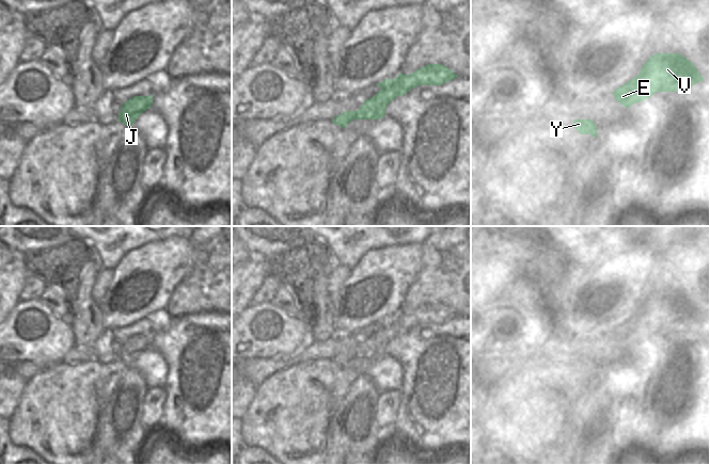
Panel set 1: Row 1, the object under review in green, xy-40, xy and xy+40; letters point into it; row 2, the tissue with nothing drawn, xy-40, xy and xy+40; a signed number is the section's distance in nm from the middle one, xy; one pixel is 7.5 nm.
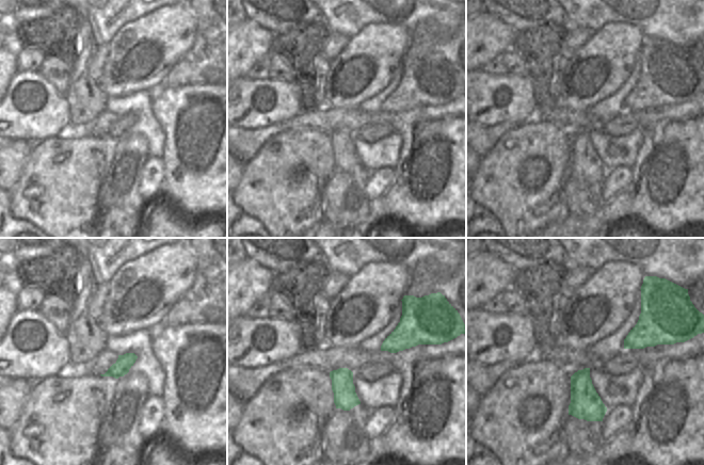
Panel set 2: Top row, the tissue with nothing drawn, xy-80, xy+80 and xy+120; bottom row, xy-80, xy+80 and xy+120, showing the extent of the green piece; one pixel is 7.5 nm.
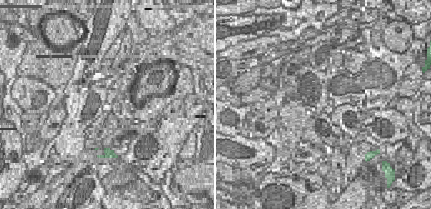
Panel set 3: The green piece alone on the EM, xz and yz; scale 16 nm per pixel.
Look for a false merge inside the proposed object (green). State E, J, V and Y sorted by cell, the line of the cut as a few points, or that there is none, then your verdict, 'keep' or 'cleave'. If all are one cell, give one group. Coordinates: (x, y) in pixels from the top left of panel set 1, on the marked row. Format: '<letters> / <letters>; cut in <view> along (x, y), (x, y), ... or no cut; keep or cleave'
E J V / Y; cut in xy along (358, 111), (354, 118); cleave

